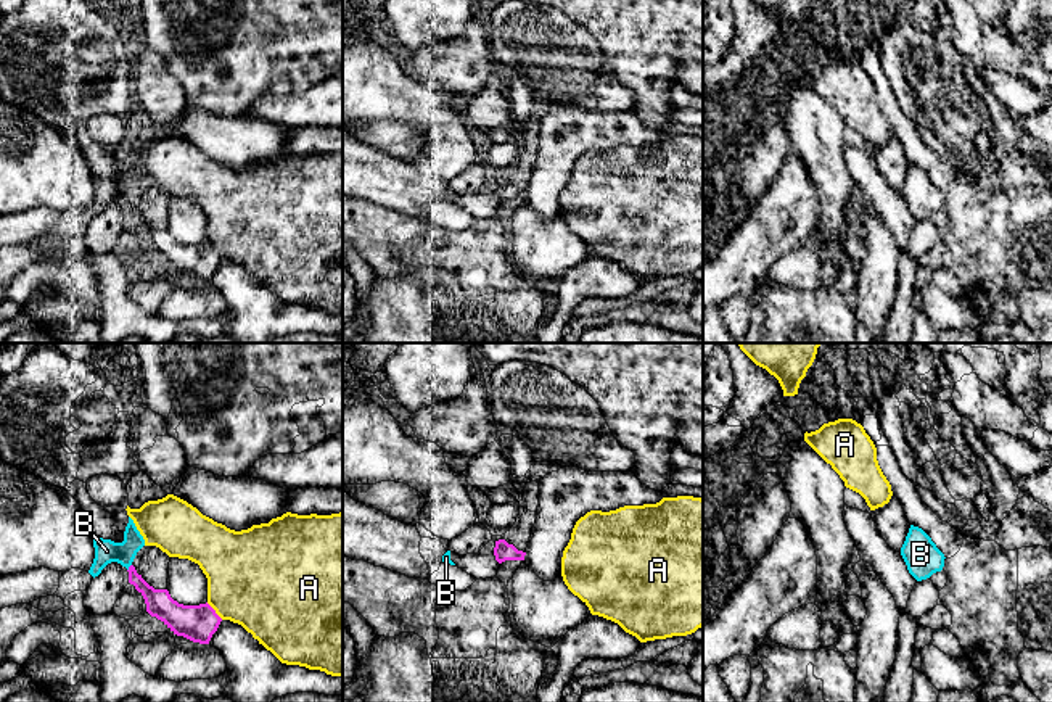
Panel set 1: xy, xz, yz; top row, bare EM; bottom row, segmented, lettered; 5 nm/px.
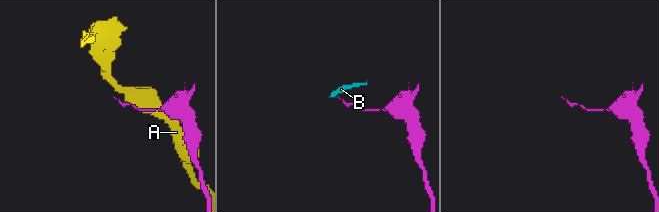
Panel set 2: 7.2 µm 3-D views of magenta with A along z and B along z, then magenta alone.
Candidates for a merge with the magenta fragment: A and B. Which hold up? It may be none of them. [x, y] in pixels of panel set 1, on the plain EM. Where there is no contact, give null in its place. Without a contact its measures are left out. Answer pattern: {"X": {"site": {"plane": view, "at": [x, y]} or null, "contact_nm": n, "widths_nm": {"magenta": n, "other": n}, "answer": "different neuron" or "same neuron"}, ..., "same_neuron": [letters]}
{"A": {"site": {"plane": "xy", "at": [214, 250]}, "contact_nm": 120, "widths_nm": {"magenta": 180, "other": 460}, "answer": "different neuron"}, "B": {"site": {"plane": "xy", "at": [129, 206]}, "contact_nm": 40, "widths_nm": {"magenta": 140, "other": 120}, "answer": "different neuron"}, "same_neuron": []}

